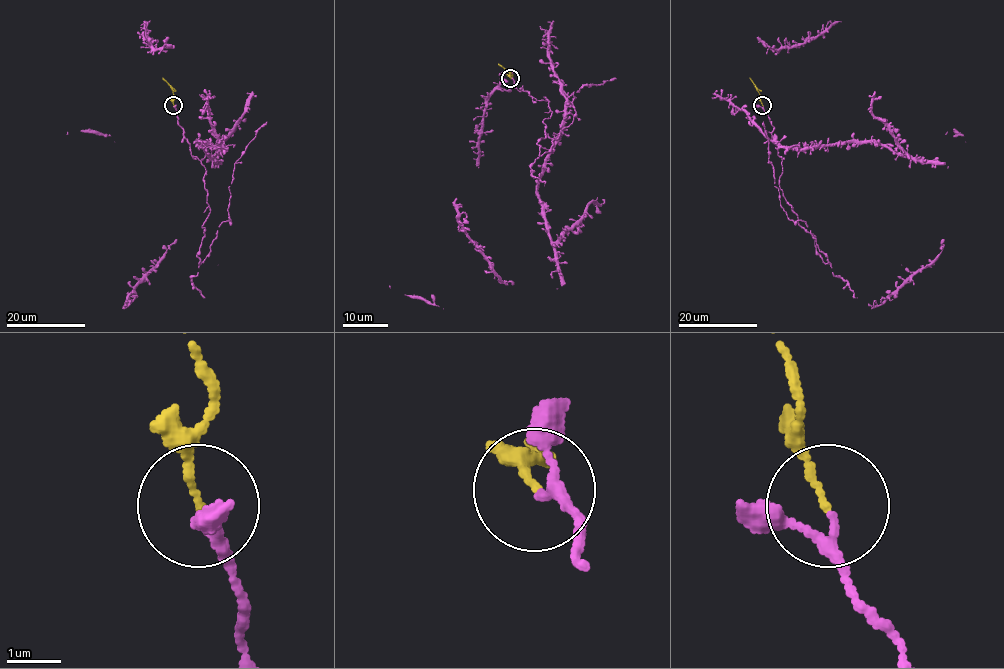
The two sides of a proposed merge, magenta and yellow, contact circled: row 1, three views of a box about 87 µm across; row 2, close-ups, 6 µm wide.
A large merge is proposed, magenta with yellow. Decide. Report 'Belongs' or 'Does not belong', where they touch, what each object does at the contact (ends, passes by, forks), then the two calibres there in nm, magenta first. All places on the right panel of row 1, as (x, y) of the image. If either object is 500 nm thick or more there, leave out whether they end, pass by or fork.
Belongs. Place: (762, 105). At the ring magenta passes by. At the ring yellow ends. Thickness 160 nm (magenta) against 120 nm

